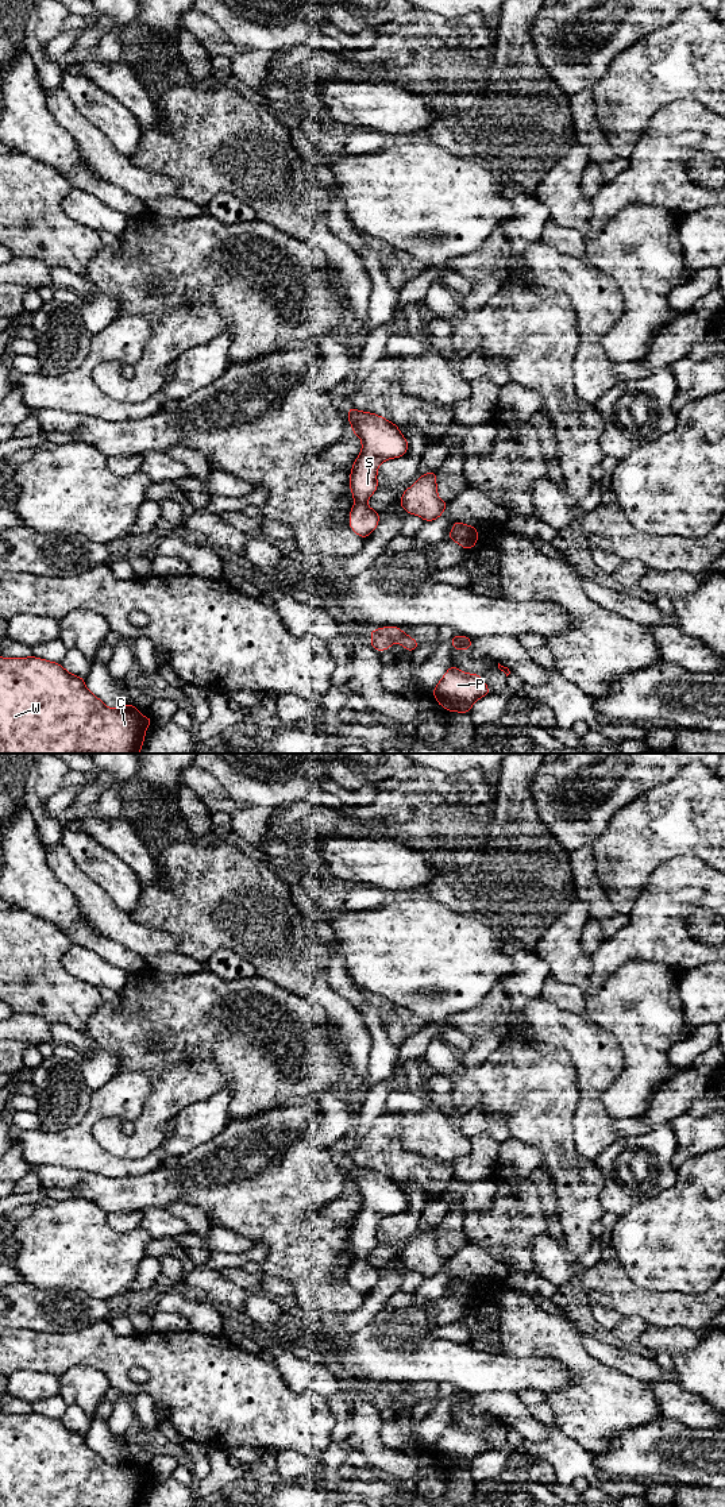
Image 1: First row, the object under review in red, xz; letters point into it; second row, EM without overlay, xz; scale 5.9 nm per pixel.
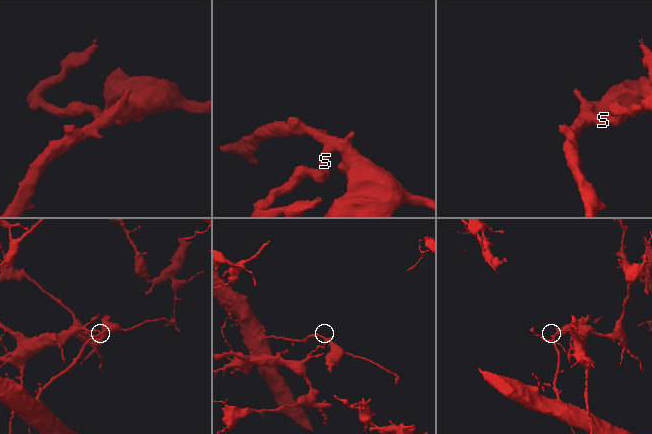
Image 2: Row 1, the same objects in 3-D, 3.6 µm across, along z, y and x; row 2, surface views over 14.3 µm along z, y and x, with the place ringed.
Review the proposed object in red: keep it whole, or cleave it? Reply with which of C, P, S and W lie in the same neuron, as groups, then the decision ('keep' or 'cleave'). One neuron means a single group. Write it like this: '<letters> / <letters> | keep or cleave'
C W / P S | cleave

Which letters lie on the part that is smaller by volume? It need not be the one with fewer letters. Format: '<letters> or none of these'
C, W

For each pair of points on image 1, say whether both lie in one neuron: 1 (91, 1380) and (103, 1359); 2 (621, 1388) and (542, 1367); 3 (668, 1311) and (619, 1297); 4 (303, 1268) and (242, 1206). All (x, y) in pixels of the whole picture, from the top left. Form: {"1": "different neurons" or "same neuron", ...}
{"1": "different neurons", "2": "different neurons", "3": "same neuron", "4": "same neuron"}

